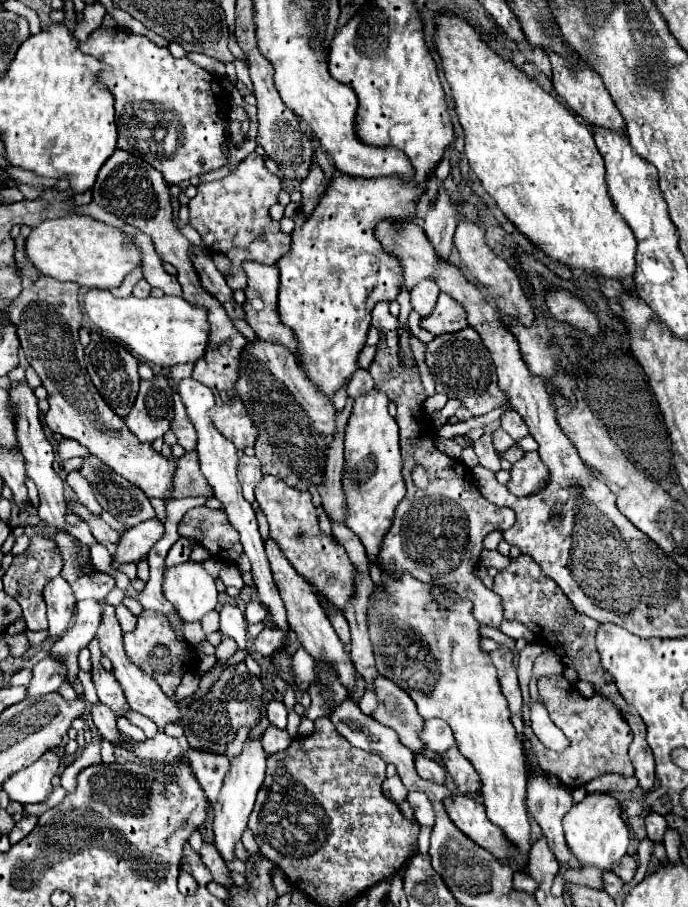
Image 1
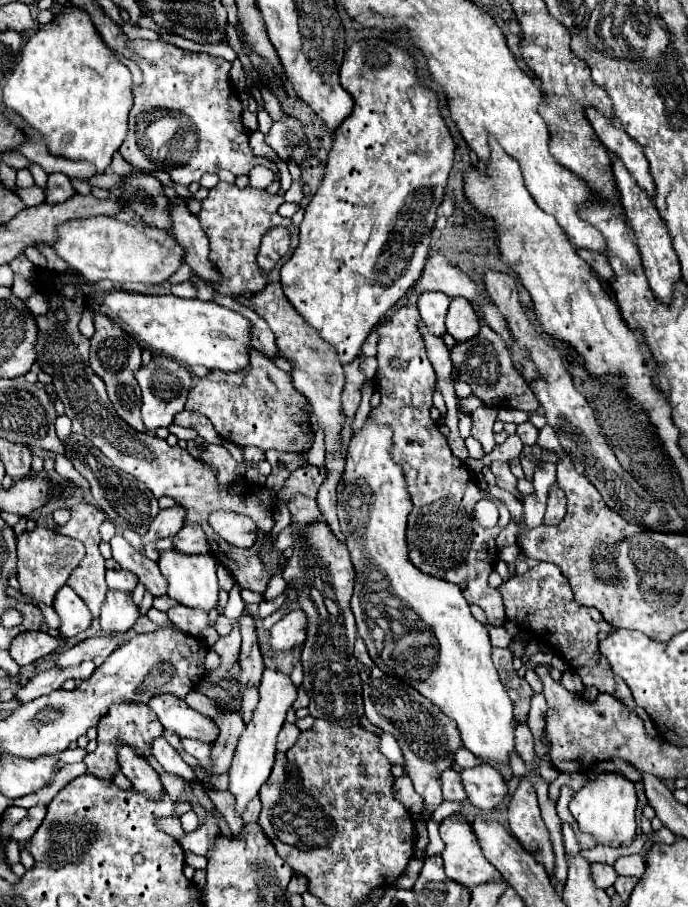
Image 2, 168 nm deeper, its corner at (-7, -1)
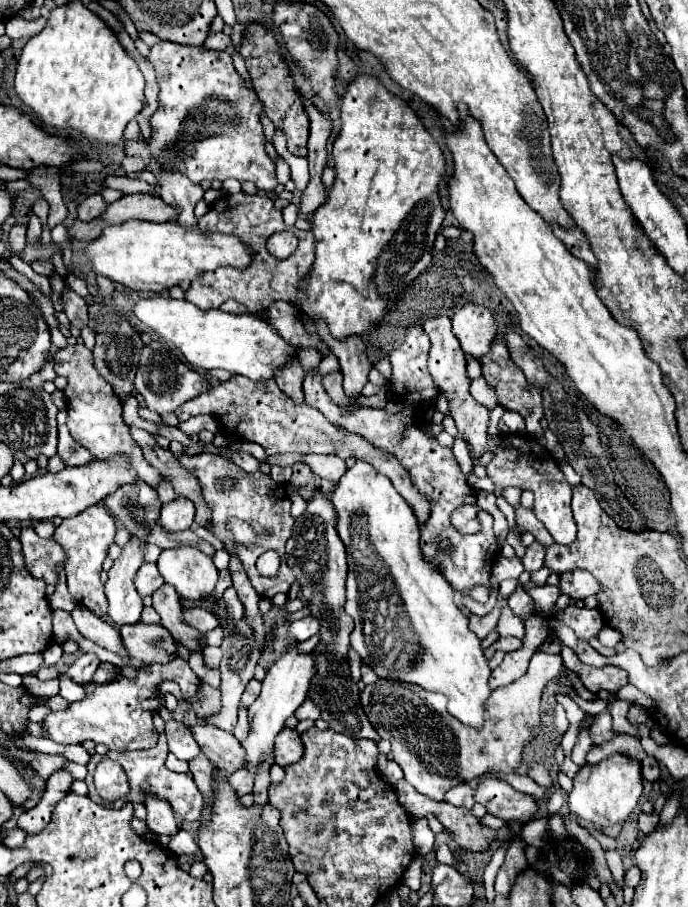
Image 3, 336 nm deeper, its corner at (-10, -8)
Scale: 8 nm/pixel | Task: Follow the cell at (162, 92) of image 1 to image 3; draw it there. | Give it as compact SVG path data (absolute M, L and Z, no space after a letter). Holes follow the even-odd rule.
M162 41L160 45L154 45L150 49L150 55L146 59L154 65L156 81L160 85L158 109L148 119L152 129L150 137L144 137L140 133L138 139L128 139L124 145L124 153L130 157L140 157L146 169L150 169L152 161L156 161L162 171L184 173L192 183L200 183L204 179L226 181L232 177L238 181L252 181L262 191L274 191L278 185L276 167L264 151L264 133L258 119L262 113L262 103L258 101L256 93L250 91L248 83L236 73L232 57L224 51L208 51L202 47ZM208 99L218 99L218 111L202 107Z

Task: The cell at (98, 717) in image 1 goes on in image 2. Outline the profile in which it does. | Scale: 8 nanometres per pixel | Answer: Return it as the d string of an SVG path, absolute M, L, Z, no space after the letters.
M121 744L119 746L119 764L121 764L121 772L129 778L129 782L133 784L133 788L137 792L147 796L149 800L159 800L159 796L163 796L165 790L159 780L159 774L147 764L147 760L137 756L135 750Z

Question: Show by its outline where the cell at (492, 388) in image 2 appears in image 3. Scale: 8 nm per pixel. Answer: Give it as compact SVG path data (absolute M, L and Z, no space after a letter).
M494 341L492 347L490 347L490 353L484 355L480 359L480 365L482 365L482 377L486 379L486 383L498 393L498 403L508 409L508 411L516 411L524 417L526 421L526 429L532 437L540 439L542 437L542 427L540 427L540 419L542 419L542 397L540 397L540 391L538 387L530 385L524 377L524 373L514 365L514 361L510 359L510 353L506 349L504 343L500 341Z

